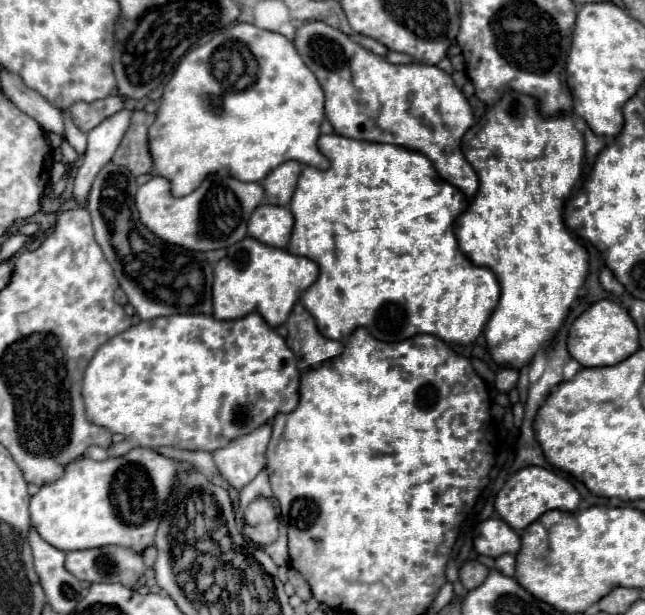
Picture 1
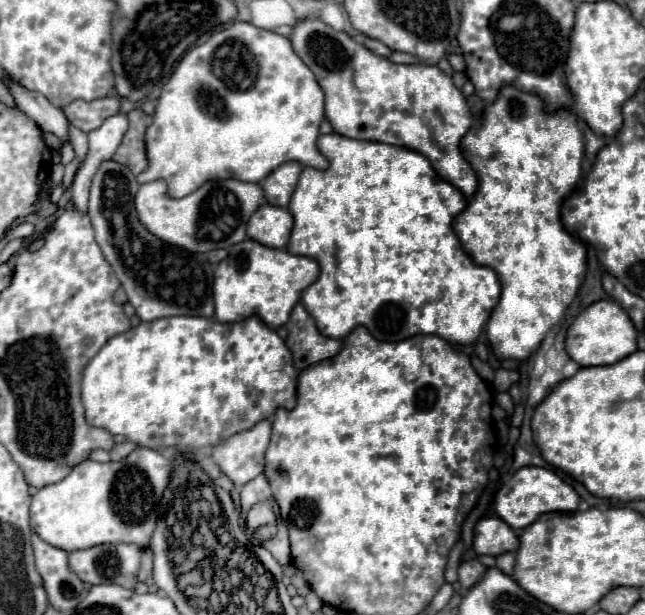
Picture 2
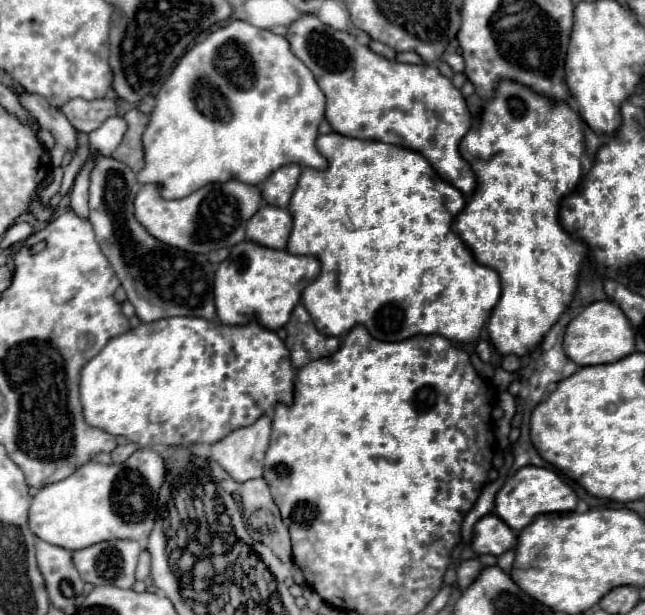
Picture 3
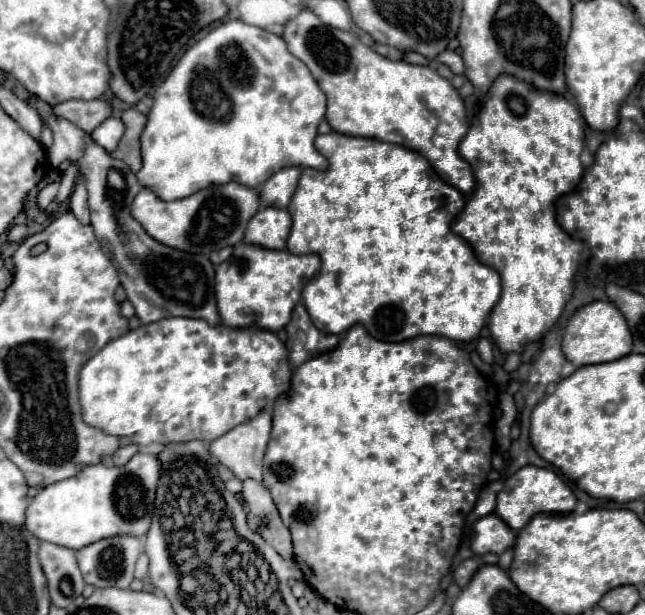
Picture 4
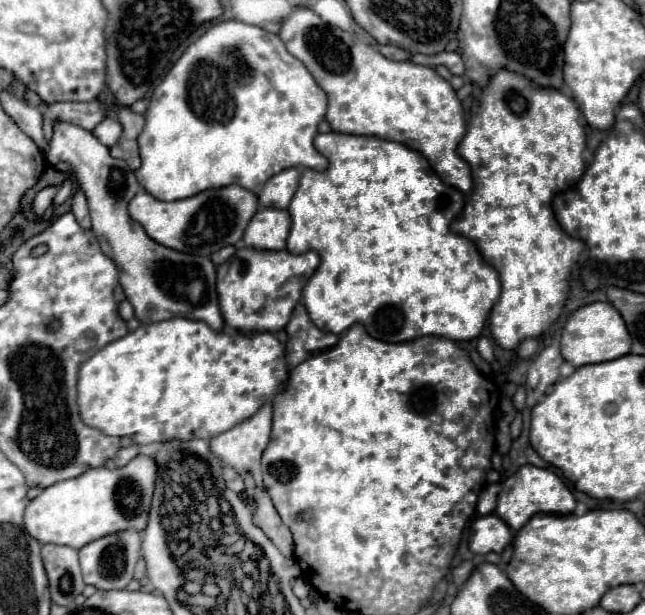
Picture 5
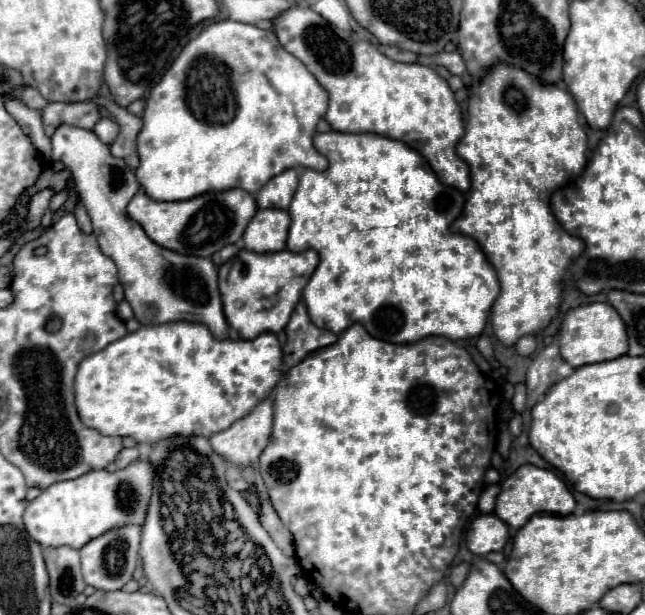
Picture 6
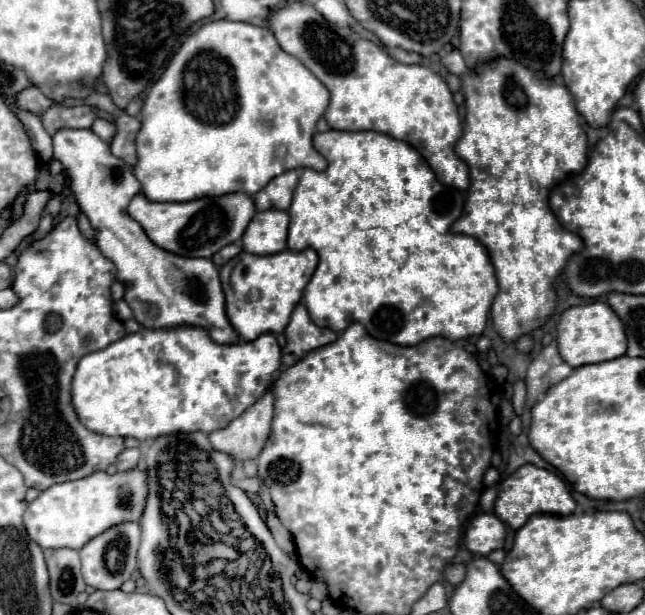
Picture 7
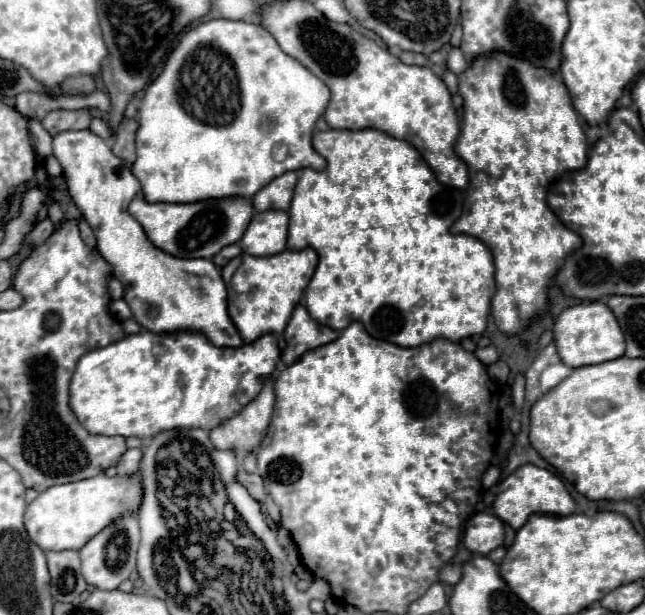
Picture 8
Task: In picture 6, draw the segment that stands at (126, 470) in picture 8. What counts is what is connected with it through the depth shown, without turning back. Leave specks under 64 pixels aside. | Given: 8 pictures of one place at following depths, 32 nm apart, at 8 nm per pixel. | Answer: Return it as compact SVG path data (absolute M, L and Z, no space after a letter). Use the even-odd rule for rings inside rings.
M124 448L124 450L120 452L120 456L116 456L114 464L122 470L122 468L130 466L132 462L136 462L138 458L140 458L140 450L138 450L138 448Z

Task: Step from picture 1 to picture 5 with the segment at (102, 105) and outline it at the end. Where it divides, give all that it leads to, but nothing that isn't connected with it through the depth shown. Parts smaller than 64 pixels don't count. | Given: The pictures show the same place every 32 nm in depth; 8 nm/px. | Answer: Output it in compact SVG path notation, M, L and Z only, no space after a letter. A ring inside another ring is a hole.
M98 100L92 102L56 102L44 106L44 136L52 138L56 122L70 122L84 130L94 130L94 126L104 118L104 106Z

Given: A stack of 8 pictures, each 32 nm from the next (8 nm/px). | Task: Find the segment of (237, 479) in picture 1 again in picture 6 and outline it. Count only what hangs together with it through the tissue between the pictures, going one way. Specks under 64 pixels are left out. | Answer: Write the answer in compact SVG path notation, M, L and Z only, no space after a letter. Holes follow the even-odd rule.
M264 398L252 412L248 412L244 418L236 420L230 428L212 434L210 436L210 444L212 444L214 452L222 454L230 464L244 468L248 464L256 464L258 462L260 452L268 444L270 430L272 430L272 398Z

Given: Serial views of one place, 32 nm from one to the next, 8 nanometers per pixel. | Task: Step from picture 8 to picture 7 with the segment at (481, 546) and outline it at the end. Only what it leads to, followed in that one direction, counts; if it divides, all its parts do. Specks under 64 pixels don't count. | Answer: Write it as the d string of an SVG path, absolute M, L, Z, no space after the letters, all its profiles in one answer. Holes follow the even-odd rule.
M480 512L470 520L470 524L466 528L464 544L470 552L486 556L492 550L502 548L504 538L506 538L504 522L492 512Z

